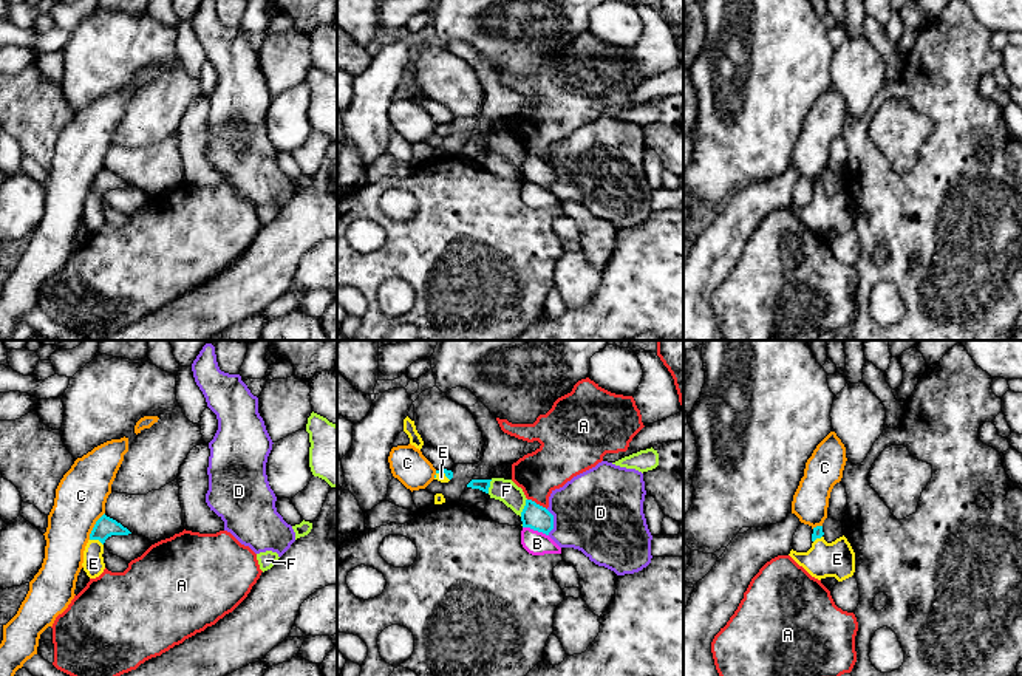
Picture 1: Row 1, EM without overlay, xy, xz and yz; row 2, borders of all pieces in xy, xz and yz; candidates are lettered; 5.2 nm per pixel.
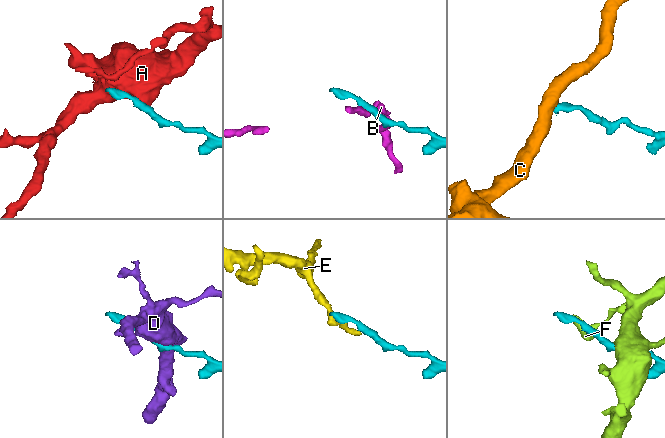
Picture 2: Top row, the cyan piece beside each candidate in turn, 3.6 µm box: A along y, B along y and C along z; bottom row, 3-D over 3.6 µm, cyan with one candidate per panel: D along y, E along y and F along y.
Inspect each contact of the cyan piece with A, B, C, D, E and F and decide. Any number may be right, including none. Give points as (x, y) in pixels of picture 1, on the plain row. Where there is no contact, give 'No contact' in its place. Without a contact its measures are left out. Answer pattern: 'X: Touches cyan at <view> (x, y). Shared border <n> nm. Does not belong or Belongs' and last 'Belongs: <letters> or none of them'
A: Touches cyan at xz (535, 157). Shared border 120 nm. Does not belong
B: Touches cyan at xz (535, 183). Shared border 140 nm. Does not belong
C: Touches cyan at xy (95, 180). Shared border 170 nm. Does not belong
D: Touches cyan at xz (552, 175). Shared border 140 nm. Does not belong
E: Touches cyan at xy (96, 192). Shared border 80 nm. Belongs
F: Touches cyan at xz (524, 161). Shared border 100 nm. Does not belong
Belongs: E

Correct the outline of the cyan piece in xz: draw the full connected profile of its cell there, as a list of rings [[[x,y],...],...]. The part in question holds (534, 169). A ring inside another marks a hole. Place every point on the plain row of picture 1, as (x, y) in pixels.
[[[526,153],[526,159],[521,166],[521,175],[523,181],[530,181],[546,189],[554,183],[554,169],[532,153]]]

